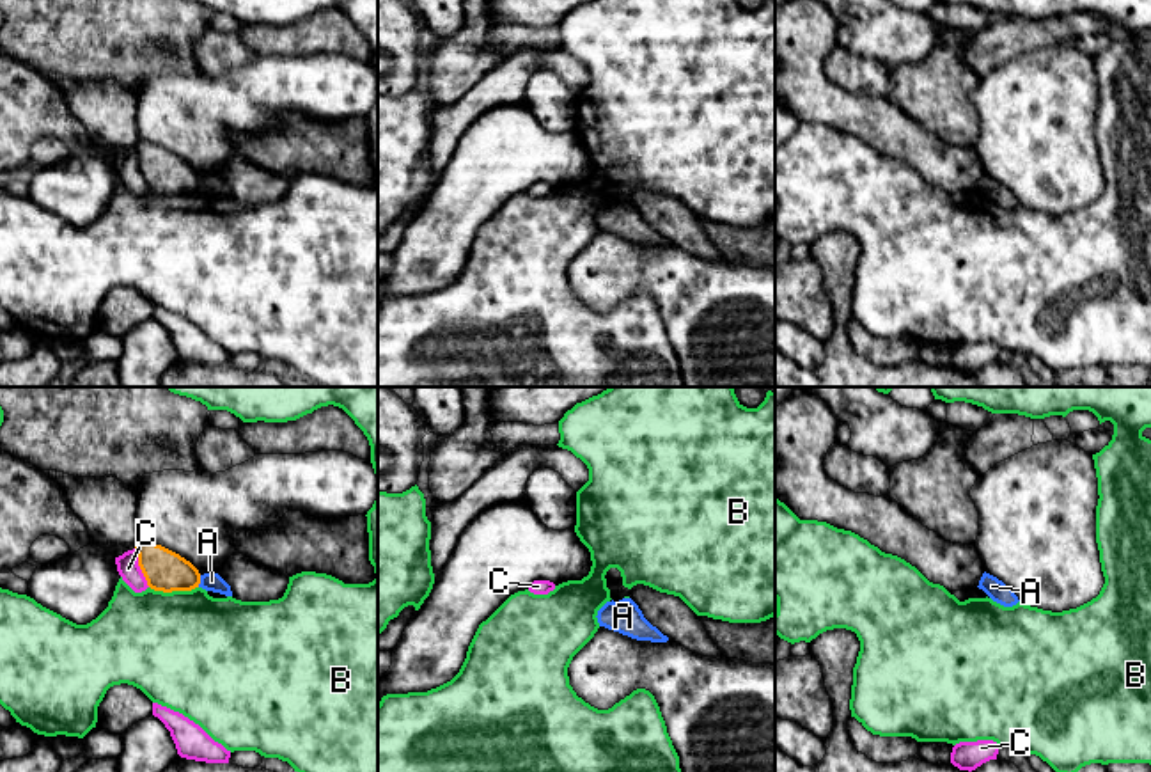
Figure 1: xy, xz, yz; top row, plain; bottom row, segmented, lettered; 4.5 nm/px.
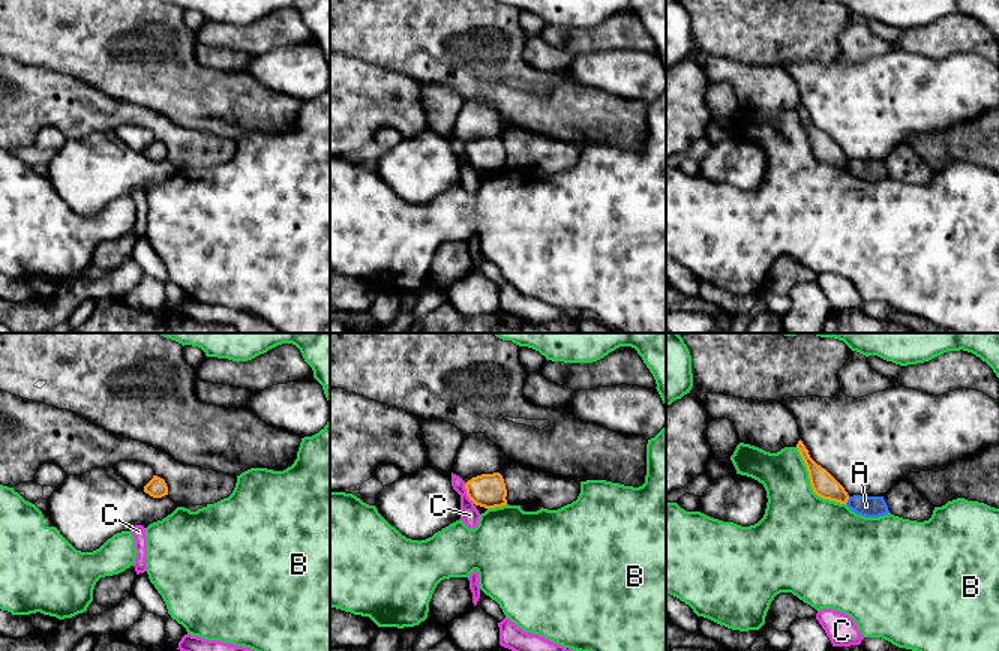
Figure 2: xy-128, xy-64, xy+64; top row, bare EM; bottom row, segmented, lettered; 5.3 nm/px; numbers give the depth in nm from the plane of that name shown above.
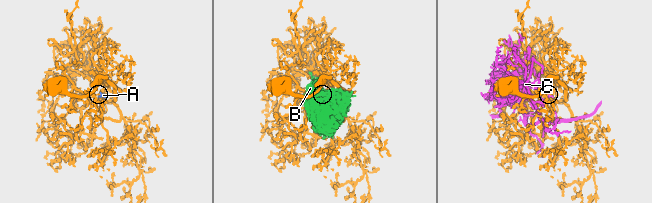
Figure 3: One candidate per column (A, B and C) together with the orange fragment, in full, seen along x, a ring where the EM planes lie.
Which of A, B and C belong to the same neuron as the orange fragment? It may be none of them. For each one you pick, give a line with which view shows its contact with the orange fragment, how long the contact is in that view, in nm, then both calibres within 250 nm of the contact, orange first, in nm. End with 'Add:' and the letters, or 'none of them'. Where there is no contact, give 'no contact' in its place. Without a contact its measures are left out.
Add: none of them

